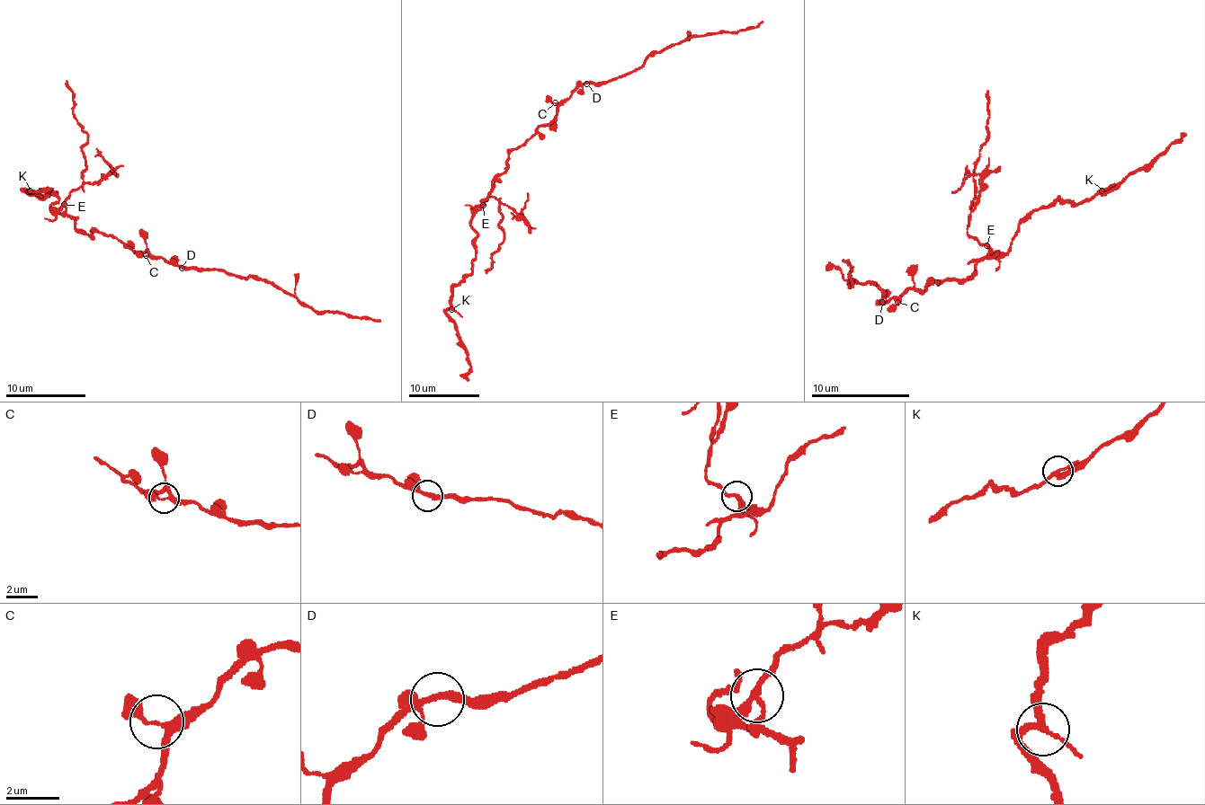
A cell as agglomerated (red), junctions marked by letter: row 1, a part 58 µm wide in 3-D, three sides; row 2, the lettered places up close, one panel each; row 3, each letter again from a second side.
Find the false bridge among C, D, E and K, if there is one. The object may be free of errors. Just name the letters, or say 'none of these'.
E

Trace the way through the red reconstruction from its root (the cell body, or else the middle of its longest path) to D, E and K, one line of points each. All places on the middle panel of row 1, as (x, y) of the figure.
D: (527, 141), (539, 127), (551, 122), (560, 105), (577, 86), (586, 84)
E: (527, 141), (509, 153), (507, 167), (492, 183), (492, 191), (483, 206)
K: (527, 141), (513, 148), (507, 167), (472, 216), (471, 225), (478, 234), (473, 269), (453, 287), (451, 309)

